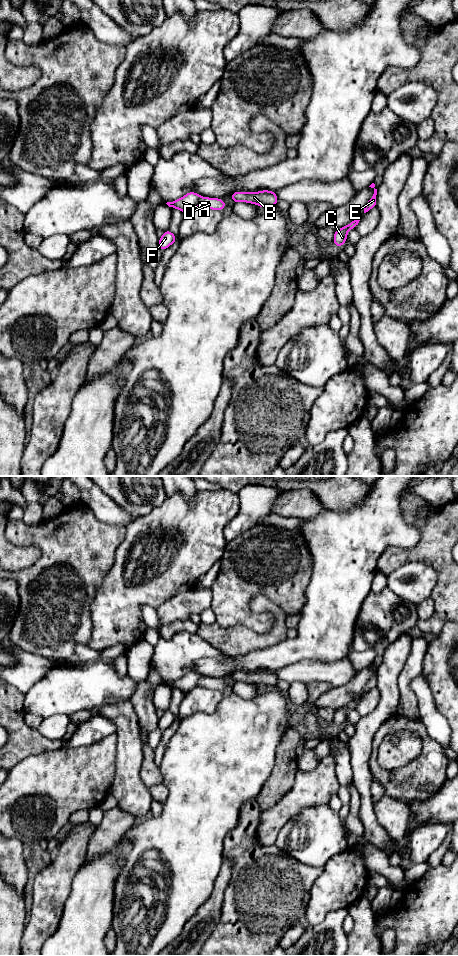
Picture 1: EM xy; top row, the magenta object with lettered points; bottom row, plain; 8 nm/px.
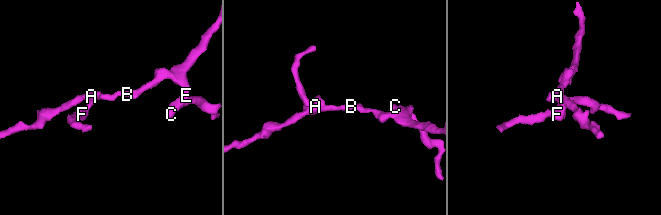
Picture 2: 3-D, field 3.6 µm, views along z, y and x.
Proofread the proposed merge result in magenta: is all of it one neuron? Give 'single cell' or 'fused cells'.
fused cells

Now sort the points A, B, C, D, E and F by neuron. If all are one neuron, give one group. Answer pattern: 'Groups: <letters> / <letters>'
Groups: A / B C D E F

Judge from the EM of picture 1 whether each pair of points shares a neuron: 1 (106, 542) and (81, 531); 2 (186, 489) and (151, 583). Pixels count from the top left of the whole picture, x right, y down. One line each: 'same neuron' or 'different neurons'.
1: same neuron
2: different neurons

